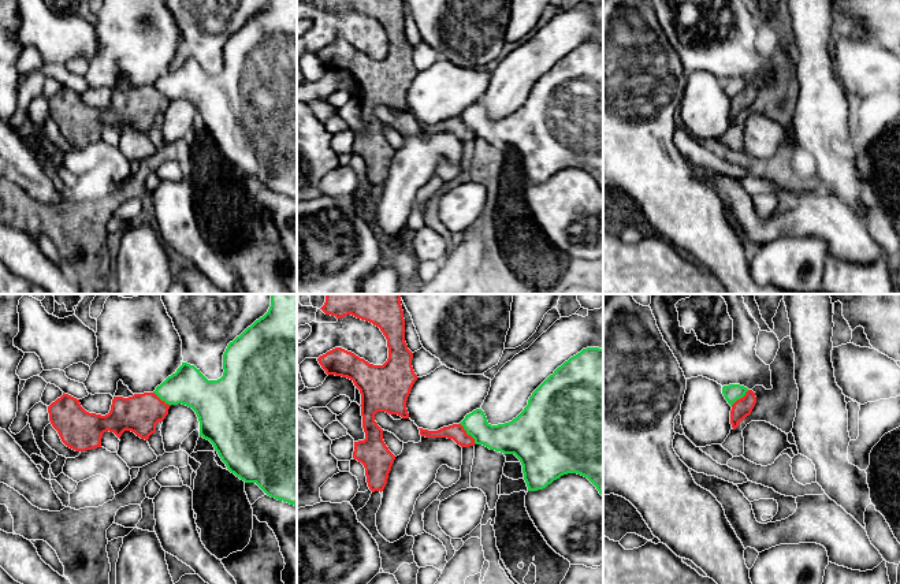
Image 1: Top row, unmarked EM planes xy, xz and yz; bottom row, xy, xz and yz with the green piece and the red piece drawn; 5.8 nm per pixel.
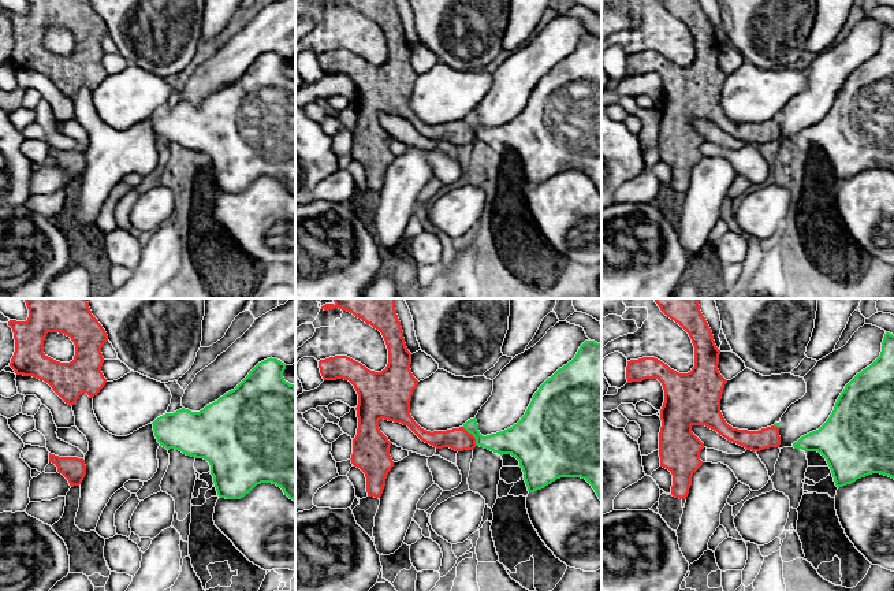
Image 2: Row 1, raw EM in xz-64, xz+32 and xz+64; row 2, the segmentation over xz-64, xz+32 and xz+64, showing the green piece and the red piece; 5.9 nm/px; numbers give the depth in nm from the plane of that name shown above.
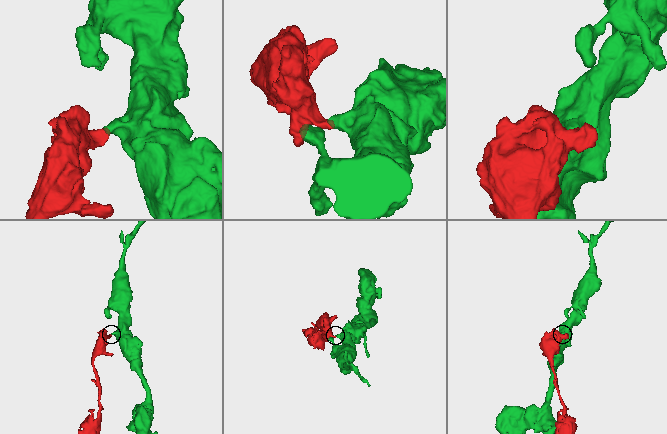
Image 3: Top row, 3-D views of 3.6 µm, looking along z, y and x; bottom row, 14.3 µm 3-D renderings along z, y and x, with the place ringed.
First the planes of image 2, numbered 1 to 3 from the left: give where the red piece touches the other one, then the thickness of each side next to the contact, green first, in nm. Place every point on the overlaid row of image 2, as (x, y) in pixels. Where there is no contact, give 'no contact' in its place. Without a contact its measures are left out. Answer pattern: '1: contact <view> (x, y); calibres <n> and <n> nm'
1: no contact
2: contact xz+32 (472, 434); calibres 160 and 140 nm
3: contact xz+64 (777, 426); calibres 30 and 120 nm

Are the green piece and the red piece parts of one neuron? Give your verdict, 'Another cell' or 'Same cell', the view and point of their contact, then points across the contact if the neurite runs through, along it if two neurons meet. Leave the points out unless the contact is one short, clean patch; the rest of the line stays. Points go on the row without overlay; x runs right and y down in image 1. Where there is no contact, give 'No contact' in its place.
Another cell. Touches green at xz (468, 127). Boundary: xz (460, 116), (476, 137)

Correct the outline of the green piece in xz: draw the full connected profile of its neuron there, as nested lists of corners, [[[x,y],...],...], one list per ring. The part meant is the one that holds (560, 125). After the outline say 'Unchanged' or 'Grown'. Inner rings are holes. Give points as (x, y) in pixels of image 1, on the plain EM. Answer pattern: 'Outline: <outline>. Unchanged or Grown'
Outline: [[[587,41],[570,51],[529,90],[528,98],[512,115],[491,119],[481,103],[466,108],[460,116],[476,138],[503,148],[514,148],[521,159],[528,185],[546,182],[568,167],[587,171],[603,190],[603,42]]]. Unchanged

